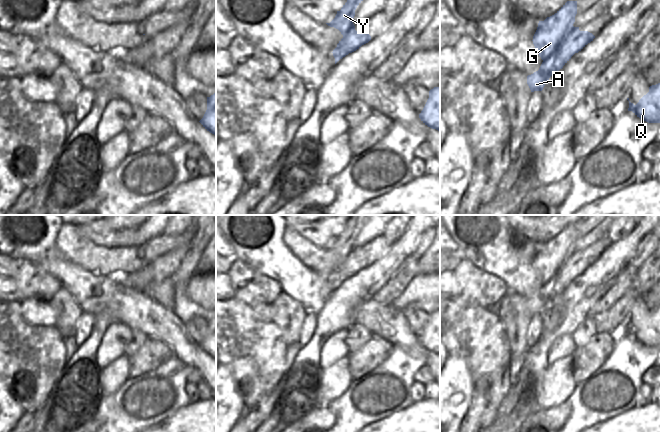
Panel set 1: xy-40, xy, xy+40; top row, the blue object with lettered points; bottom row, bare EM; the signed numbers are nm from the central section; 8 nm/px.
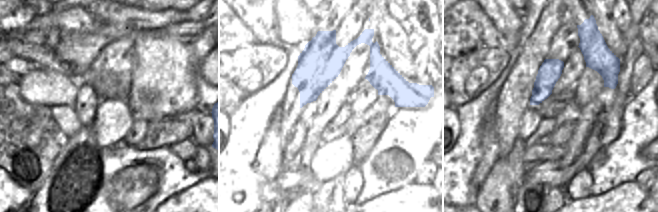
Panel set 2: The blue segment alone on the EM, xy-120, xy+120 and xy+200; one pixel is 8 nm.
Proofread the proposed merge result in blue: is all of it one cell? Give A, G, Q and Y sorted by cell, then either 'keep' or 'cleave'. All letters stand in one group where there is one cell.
A G Y / Q; cleave

